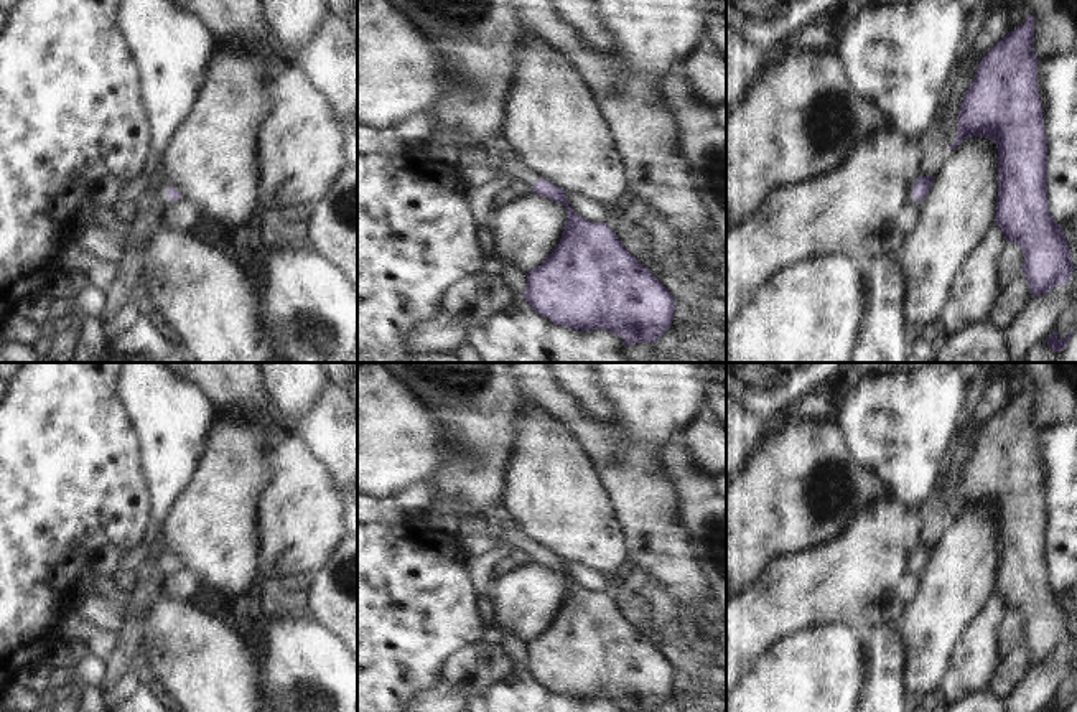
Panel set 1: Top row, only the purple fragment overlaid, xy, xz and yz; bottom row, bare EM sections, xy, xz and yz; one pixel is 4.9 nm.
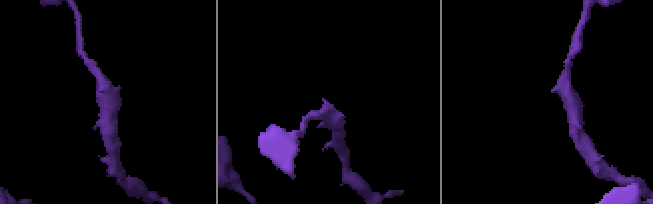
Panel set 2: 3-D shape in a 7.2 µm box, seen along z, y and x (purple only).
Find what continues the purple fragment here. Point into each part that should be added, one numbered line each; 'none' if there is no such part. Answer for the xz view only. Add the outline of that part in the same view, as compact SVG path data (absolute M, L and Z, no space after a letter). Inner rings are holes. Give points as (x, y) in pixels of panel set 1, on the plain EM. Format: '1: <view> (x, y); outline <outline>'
1: xz (512, 536); outline M484 516L463 518L459 521L455 521L451 524L451 529L459 536L478 531L499 531L501 537L497 546L511 544L514 549L520 549L530 555L535 555L535 552L538 550L538 546L532 539L524 536L519 529L504 529L497 522L492 522Z

